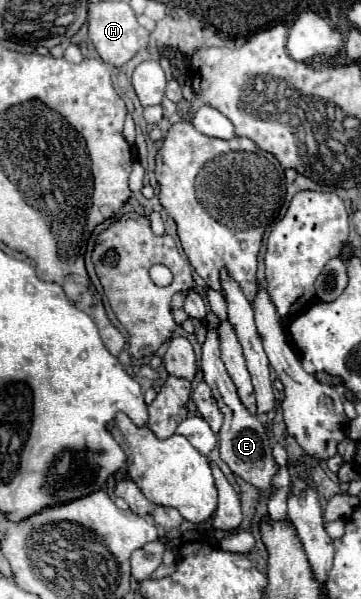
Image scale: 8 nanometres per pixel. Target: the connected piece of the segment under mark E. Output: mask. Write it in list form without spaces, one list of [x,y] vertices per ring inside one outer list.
[[[211,329],[207,333],[207,339],[203,343],[203,359],[201,359],[201,369],[203,369],[203,377],[205,383],[211,387],[213,397],[223,413],[223,427],[219,431],[219,447],[221,447],[221,459],[231,467],[231,471],[235,475],[239,475],[241,479],[245,479],[247,483],[255,485],[265,497],[269,497],[273,493],[273,477],[279,471],[279,465],[273,459],[273,449],[267,437],[265,427],[259,423],[259,419],[255,415],[251,415],[245,405],[239,401],[235,385],[231,381],[231,377],[227,375],[227,369],[221,361],[221,353],[219,353],[219,335],[215,333],[215,329]]]

